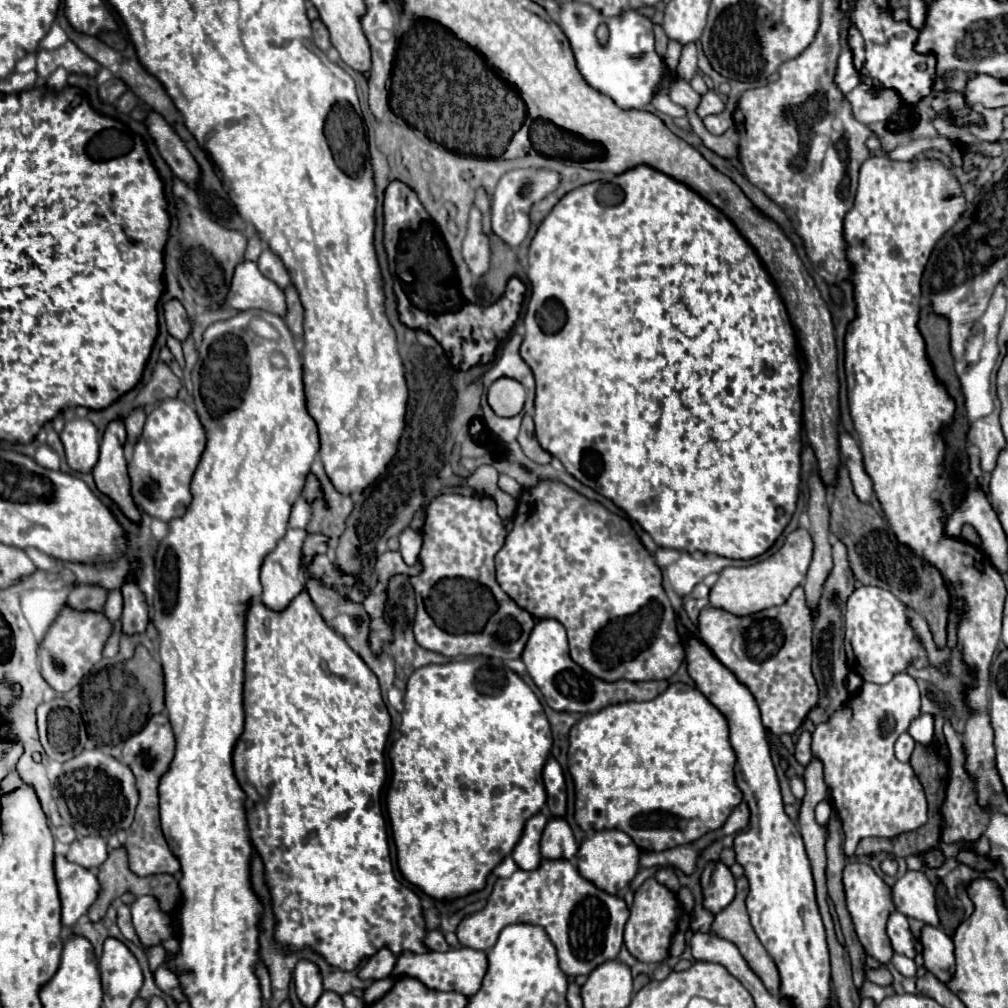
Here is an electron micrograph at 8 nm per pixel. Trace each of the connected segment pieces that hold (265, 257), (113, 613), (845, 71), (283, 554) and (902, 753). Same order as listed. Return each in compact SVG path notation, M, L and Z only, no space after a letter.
M265 248L263 254L259 256L259 262L257 262L257 264L259 264L261 274L267 276L269 280L273 280L281 290L289 288L289 284L291 284L289 274L287 274L283 262L277 258L277 254L273 254L269 248Z
M113 590L113 592L107 596L107 602L105 602L105 606L103 606L103 614L115 624L115 622L121 618L121 610L123 610L121 592L119 592L119 590Z
M849 44L843 46L843 52L841 52L841 56L839 56L835 82L837 82L837 86L839 86L839 90L841 90L843 94L851 92L851 90L861 82L859 70L857 70L855 64L853 64L853 52L851 52L851 46L849 46Z
M289 528L287 534L277 542L277 548L273 552L269 552L263 560L263 566L261 566L261 584L263 584L263 596L261 596L261 602L275 610L275 612L283 612L289 602L301 594L303 586L305 586L305 576L301 572L301 548L303 548L303 542L307 538L307 532L301 530L301 528Z
M901 734L899 740L897 740L897 744L895 744L895 756L897 756L897 760L909 762L909 758L913 754L913 748L915 748L915 740L909 734Z

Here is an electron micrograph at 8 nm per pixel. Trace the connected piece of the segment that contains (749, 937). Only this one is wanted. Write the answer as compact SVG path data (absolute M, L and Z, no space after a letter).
M745 876L737 878L737 894L735 894L733 902L731 902L727 908L723 908L723 910L715 916L713 930L715 930L715 934L717 934L719 938L725 938L725 940L733 942L733 944L739 948L741 956L747 960L749 968L751 968L751 970L761 978L761 982L765 984L767 992L771 992L771 996L779 998L779 972L777 972L775 962L771 960L771 956L767 954L767 950L765 950L763 944L759 942L757 934L753 932L753 926L749 924L749 916L747 916L747 910L745 910L745 896L747 896L747 892L749 892L747 878L745 878Z

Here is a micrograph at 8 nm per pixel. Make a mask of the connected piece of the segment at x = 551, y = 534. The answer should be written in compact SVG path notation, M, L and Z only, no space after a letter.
M541 482L533 488L523 490L519 502L517 502L517 510L515 510L515 520L513 520L513 530L507 534L505 546L497 552L495 556L495 564L497 564L497 582L499 586L527 612L531 612L535 618L555 618L559 620L569 636L569 646L571 646L571 658L575 660L575 664L579 664L583 670L587 670L591 676L603 680L603 682L617 682L617 680L631 680L631 682L641 682L641 680L667 680L671 678L677 668L681 666L683 658L685 658L685 650L683 644L679 642L679 634L675 630L677 622L675 622L675 612L671 608L671 602L661 586L661 568L655 564L653 554L639 542L635 530L631 528L631 524L627 520L621 520L619 516L611 514L605 506L587 500L585 496L573 492L571 488L567 488L561 482Z

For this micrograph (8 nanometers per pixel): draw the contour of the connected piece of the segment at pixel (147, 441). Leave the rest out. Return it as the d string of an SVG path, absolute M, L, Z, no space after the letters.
M179 398L161 400L159 406L149 412L143 432L133 448L129 478L135 504L141 506L149 516L163 522L183 516L183 512L187 512L187 504L191 504L189 484L205 444L207 432L203 432L203 424L199 424L195 408Z

